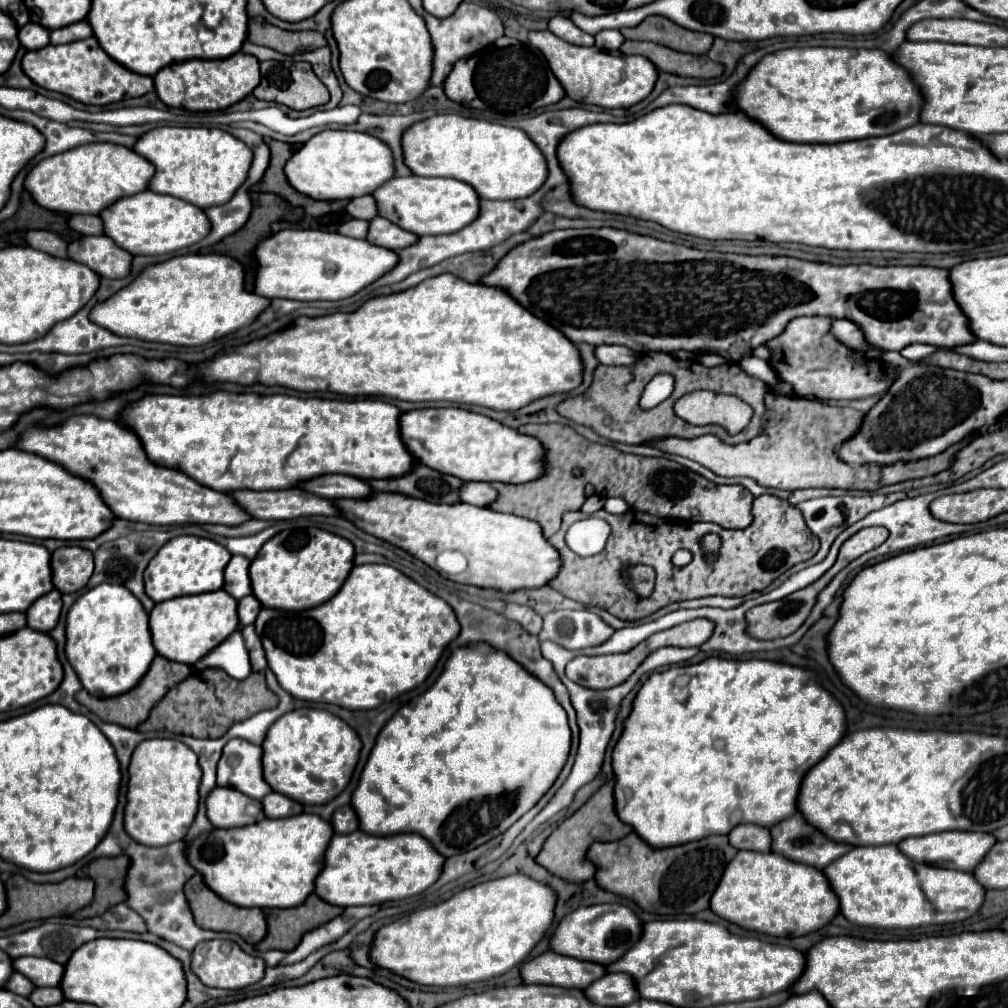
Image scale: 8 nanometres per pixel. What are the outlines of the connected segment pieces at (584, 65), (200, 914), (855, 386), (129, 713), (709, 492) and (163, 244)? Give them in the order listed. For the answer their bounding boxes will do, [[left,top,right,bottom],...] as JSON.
[[529,31,659,109],[187,875,267,945],[767,317,891,401],[75,655,193,729],[489,423,753,537],[101,191,211,255]]

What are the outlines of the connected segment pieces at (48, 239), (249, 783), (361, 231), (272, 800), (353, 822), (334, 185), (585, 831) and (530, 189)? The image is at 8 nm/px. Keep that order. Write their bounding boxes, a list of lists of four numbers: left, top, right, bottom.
[[27,231,67,257],[217,739,271,801],[339,219,369,239],[261,793,303,819],[331,805,359,833],[285,131,395,201],[535,781,633,881],[403,115,549,199]]

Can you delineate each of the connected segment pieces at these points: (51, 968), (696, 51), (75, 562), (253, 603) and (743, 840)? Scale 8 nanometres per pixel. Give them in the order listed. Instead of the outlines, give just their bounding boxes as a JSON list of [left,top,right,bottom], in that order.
[[15,957,65,987],[621,15,713,55],[51,547,93,593],[237,595,261,623],[729,823,771,853]]

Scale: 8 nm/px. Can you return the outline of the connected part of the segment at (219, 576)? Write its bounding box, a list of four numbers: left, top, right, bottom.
[143,535,231,601]

